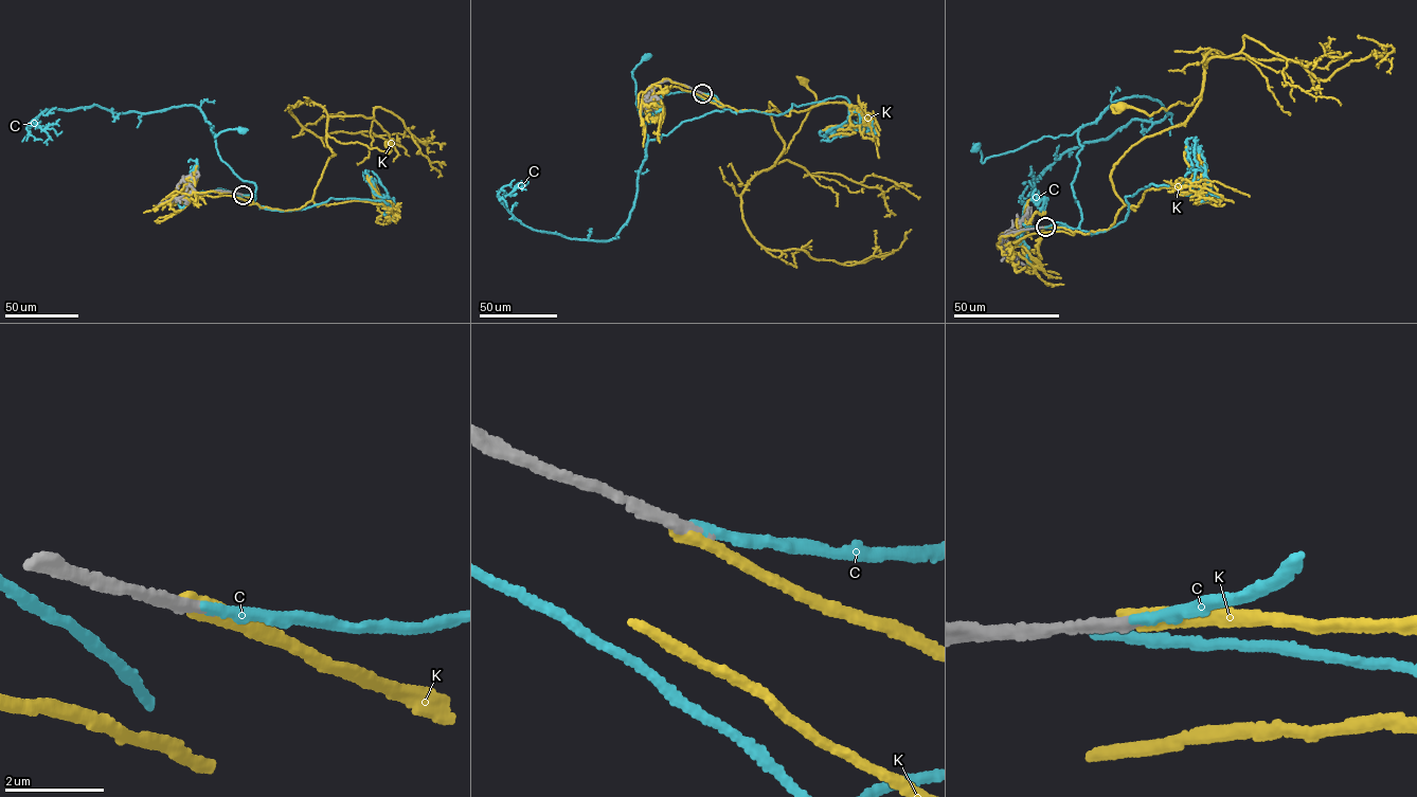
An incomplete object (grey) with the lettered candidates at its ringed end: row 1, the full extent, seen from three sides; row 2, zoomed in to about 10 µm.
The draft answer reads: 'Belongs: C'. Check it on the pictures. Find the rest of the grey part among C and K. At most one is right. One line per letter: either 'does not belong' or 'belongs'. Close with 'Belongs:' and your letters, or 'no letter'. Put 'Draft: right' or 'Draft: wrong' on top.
Draft: right
C: belongs
K: does not belong
Belongs: C

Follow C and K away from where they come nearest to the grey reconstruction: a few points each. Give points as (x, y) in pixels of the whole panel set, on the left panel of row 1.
C: (241, 195), (254, 195), (253, 201), (255, 183), (221, 160), (210, 125), (215, 138), (240, 130)
K: (241, 195), (262, 207), (299, 209), (311, 199), (335, 155), (327, 134), (389, 154), (390, 144)

